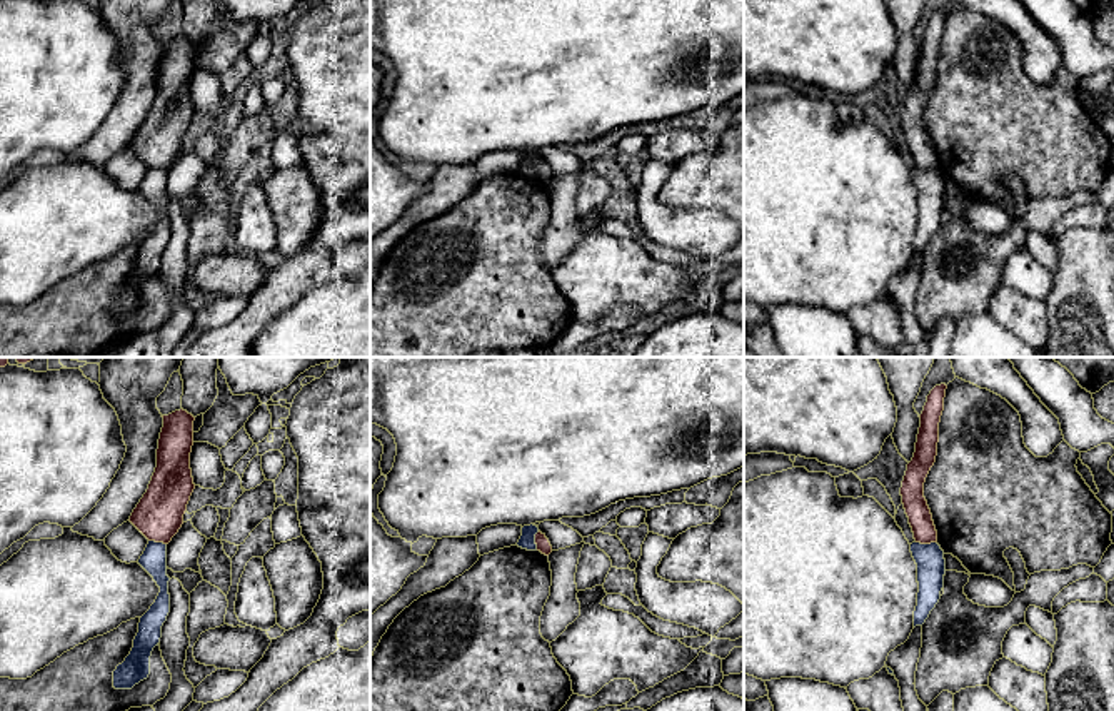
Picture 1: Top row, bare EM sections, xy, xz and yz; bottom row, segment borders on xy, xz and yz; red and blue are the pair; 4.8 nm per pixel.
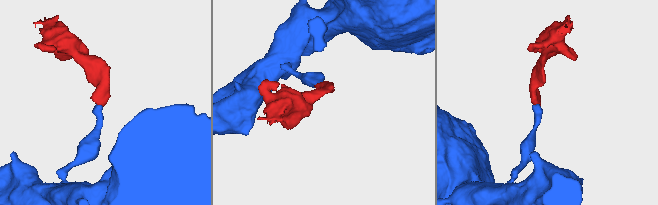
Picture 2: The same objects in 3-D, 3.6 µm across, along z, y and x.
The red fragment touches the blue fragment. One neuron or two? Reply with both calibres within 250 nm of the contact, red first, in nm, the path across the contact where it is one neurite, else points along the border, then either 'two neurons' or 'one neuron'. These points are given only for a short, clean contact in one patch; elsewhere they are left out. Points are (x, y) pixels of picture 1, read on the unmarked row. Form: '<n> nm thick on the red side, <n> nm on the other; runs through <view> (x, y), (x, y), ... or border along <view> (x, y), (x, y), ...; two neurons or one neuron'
120 nm thick on the red side, 140 nm on the other; border along yz (916, 167), (936, 169); two neurons

